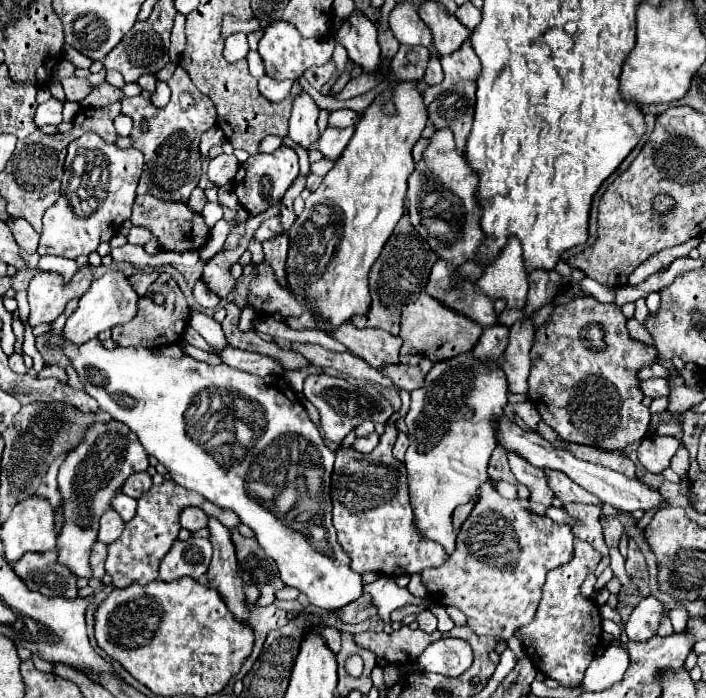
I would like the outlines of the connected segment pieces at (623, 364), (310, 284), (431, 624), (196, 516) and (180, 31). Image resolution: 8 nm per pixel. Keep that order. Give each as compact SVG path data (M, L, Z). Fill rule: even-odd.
M578 297L566 305L558 305L544 325L536 329L534 345L530 351L532 369L528 377L528 397L538 409L542 419L564 439L582 445L594 445L600 449L624 449L626 445L642 439L648 431L650 409L644 407L644 393L640 389L638 371L640 367L650 367L658 359L658 351L630 337L626 329L626 317L620 307L604 305L594 297ZM592 323L600 323L606 329L606 349L592 351L584 345L584 329Z
M398 81L390 89L384 89L374 97L374 101L366 107L360 121L356 123L356 131L348 147L342 151L340 159L334 161L334 167L324 177L322 185L310 193L304 211L296 217L292 229L288 231L288 285L300 299L316 307L316 313L328 319L334 327L348 321L352 315L364 315L368 311L368 271L378 259L396 223L404 215L408 177L414 171L412 147L422 137L428 121L428 109L418 85L420 81ZM386 101L394 103L396 113L384 113Z
M424 609L422 613L418 613L416 621L420 623L420 629L422 629L422 631L426 631L426 633L432 633L432 631L436 631L436 623L438 623L438 619L436 619L436 615L434 615L432 611Z
M184 507L180 511L180 525L188 531L196 531L196 529L206 527L206 521L208 521L208 515L204 511L200 511L198 507Z
M177 12L171 32L169 47L170 60L175 65L178 64L179 58L186 46L185 21L186 17Z

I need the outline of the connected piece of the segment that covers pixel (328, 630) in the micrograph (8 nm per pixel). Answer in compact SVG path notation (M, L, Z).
M324 627L324 629L322 629L322 635L324 635L328 647L330 647L334 653L338 653L340 647L342 647L342 631L336 629L336 627Z

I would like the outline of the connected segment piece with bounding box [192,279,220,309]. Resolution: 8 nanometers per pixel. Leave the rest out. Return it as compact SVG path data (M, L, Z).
M202 279L196 281L192 295L194 295L194 301L196 301L200 307L204 307L204 309L214 309L214 307L218 305L218 301L220 301L216 295L212 295L212 291L208 289L208 285L206 285Z

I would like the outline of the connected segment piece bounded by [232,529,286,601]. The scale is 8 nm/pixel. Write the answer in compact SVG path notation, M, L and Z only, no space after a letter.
M232 529L232 541L236 545L238 571L242 581L256 587L270 585L270 601L274 601L274 595L286 587L278 575L274 559L266 557L264 549L260 547L260 543L256 543L254 537L242 537L236 529Z

